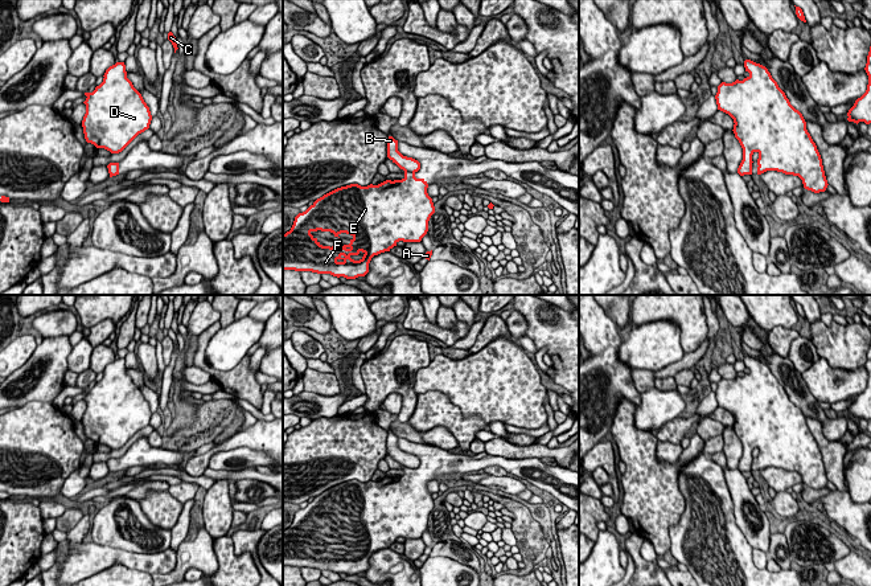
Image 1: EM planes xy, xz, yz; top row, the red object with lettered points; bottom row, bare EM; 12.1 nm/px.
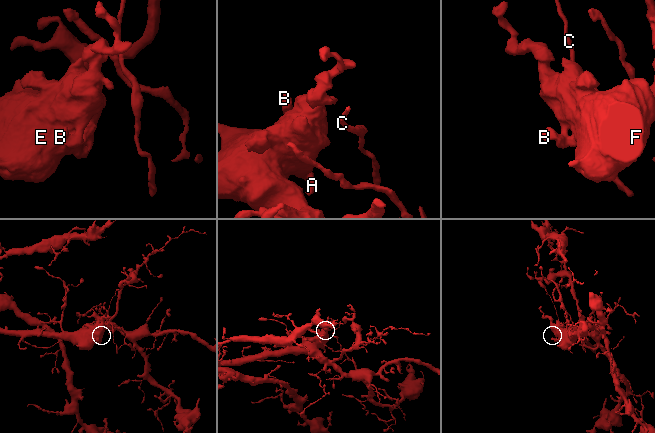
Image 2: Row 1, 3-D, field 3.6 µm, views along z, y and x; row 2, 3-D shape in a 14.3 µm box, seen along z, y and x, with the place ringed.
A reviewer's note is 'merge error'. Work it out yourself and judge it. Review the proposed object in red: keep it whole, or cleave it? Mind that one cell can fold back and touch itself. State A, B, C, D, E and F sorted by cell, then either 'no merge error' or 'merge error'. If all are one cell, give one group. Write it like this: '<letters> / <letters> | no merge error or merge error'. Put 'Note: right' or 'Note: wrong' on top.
Note: wrong
A B C D E F | no merge error

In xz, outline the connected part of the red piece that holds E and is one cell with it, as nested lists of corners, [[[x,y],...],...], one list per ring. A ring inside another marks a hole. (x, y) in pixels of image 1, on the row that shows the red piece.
[[[393,136],[387,139],[387,157],[404,171],[402,180],[386,180],[367,187],[350,184],[337,188],[317,198],[305,212],[295,217],[291,230],[283,234],[283,271],[312,271],[356,279],[369,272],[369,263],[374,255],[390,251],[399,241],[422,241],[428,231],[428,221],[435,213],[435,206],[427,193],[427,181],[415,177],[420,163],[403,156],[398,151],[398,140]],[[317,230],[330,231],[334,237],[346,233],[353,238],[342,247],[322,246],[311,234]]]

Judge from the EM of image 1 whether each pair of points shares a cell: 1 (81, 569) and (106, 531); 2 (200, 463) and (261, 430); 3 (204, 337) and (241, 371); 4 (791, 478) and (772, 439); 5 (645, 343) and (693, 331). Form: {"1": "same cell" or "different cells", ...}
{"1": "different cells", "2": "same cell", "3": "same cell", "4": "different cells", "5": "different cells"}

